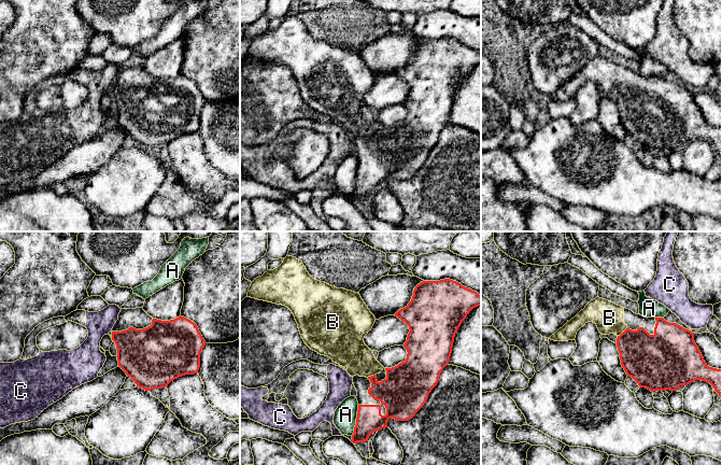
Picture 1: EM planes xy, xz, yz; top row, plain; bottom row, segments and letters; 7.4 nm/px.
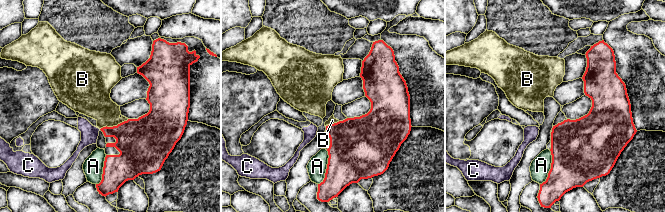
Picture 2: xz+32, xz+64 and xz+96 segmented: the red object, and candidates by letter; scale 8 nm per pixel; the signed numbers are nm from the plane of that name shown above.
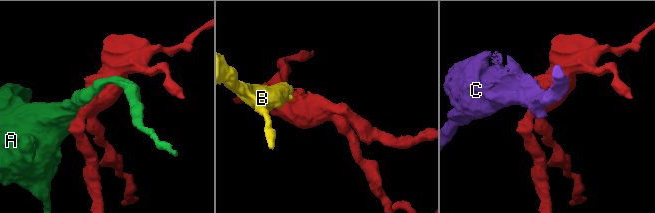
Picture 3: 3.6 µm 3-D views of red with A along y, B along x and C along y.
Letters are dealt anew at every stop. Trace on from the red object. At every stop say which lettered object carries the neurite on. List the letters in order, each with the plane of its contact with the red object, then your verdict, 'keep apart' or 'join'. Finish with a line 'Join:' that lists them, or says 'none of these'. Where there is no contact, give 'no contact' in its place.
A: xz | keep apart
B: yz | join
C: xz | keep apart
Join: B

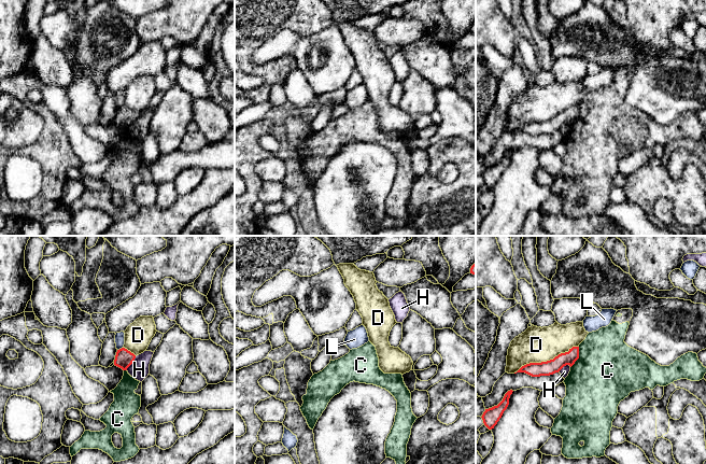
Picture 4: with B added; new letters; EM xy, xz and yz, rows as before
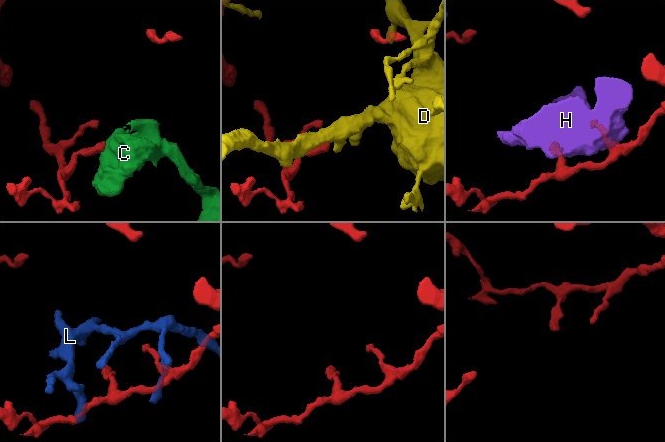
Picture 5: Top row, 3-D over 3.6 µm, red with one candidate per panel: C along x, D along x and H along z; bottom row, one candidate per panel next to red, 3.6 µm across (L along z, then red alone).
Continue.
C: yz | keep apart
D: yz | keep apart
H: xy | keep apart
L: xy | keep apart
Join: none of these

